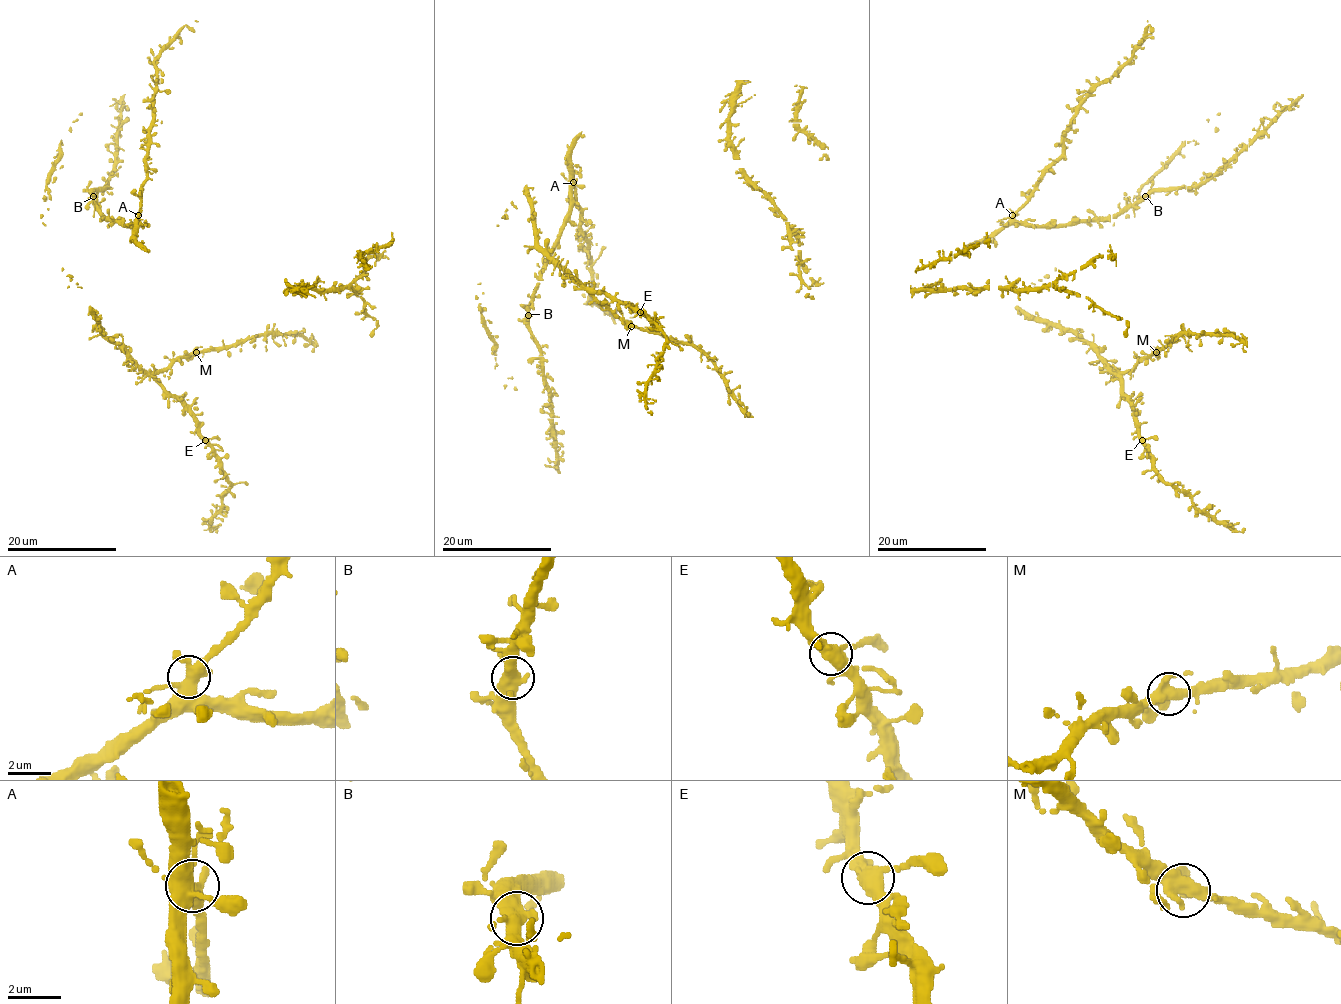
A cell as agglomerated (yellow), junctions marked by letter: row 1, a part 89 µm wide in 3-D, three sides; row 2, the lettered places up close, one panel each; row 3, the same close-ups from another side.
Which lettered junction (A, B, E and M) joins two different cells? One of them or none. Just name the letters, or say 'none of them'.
none of them

